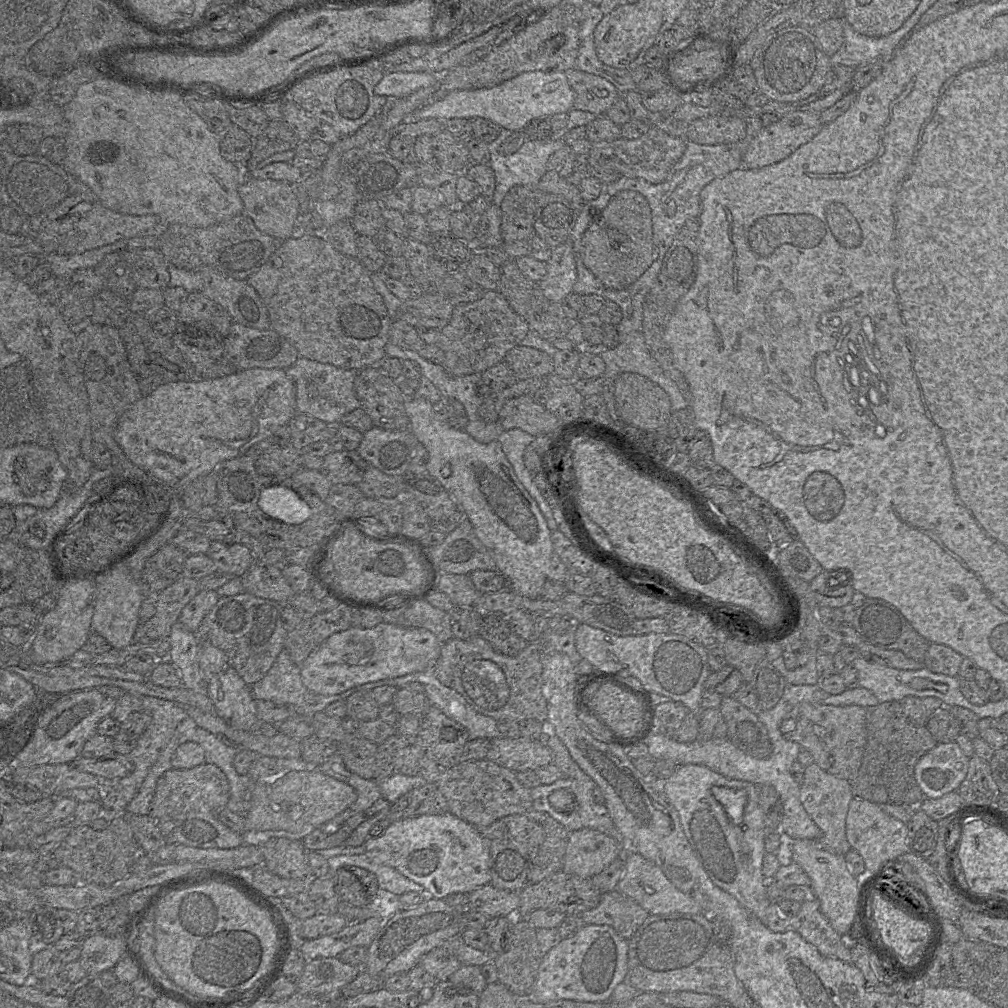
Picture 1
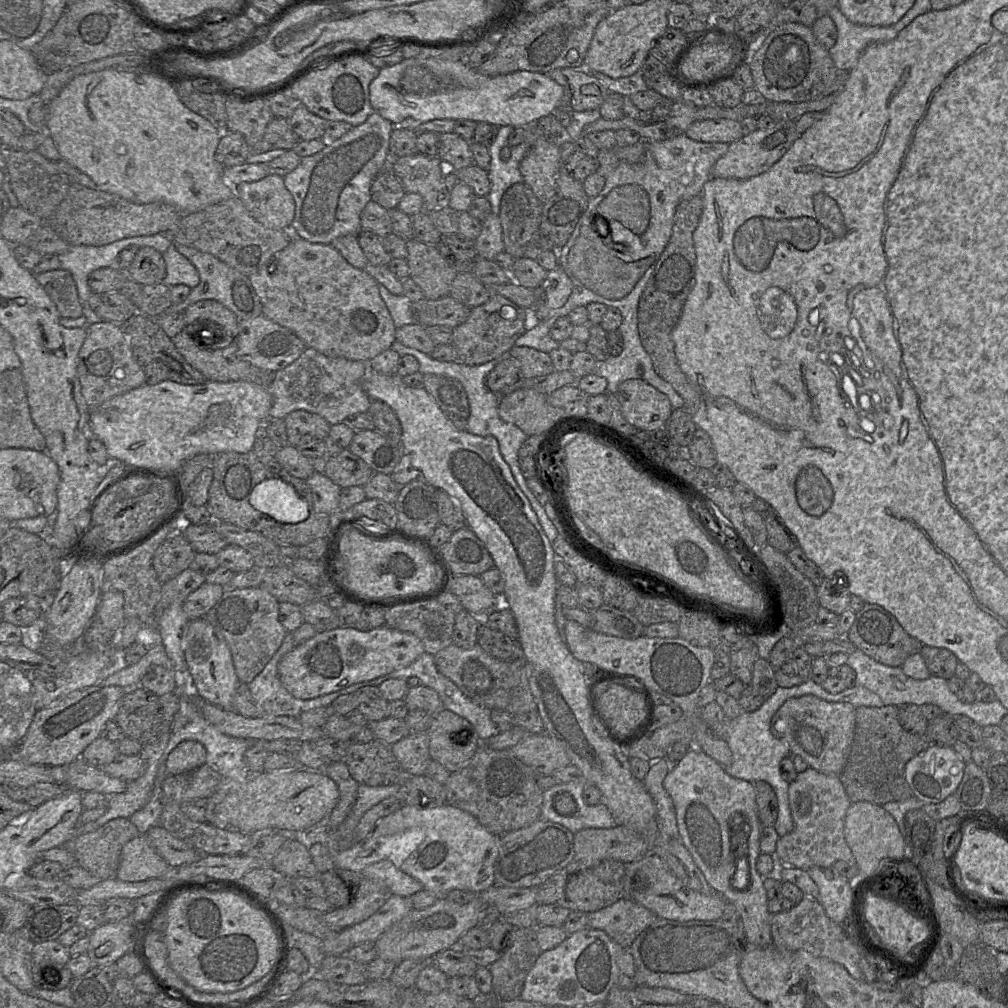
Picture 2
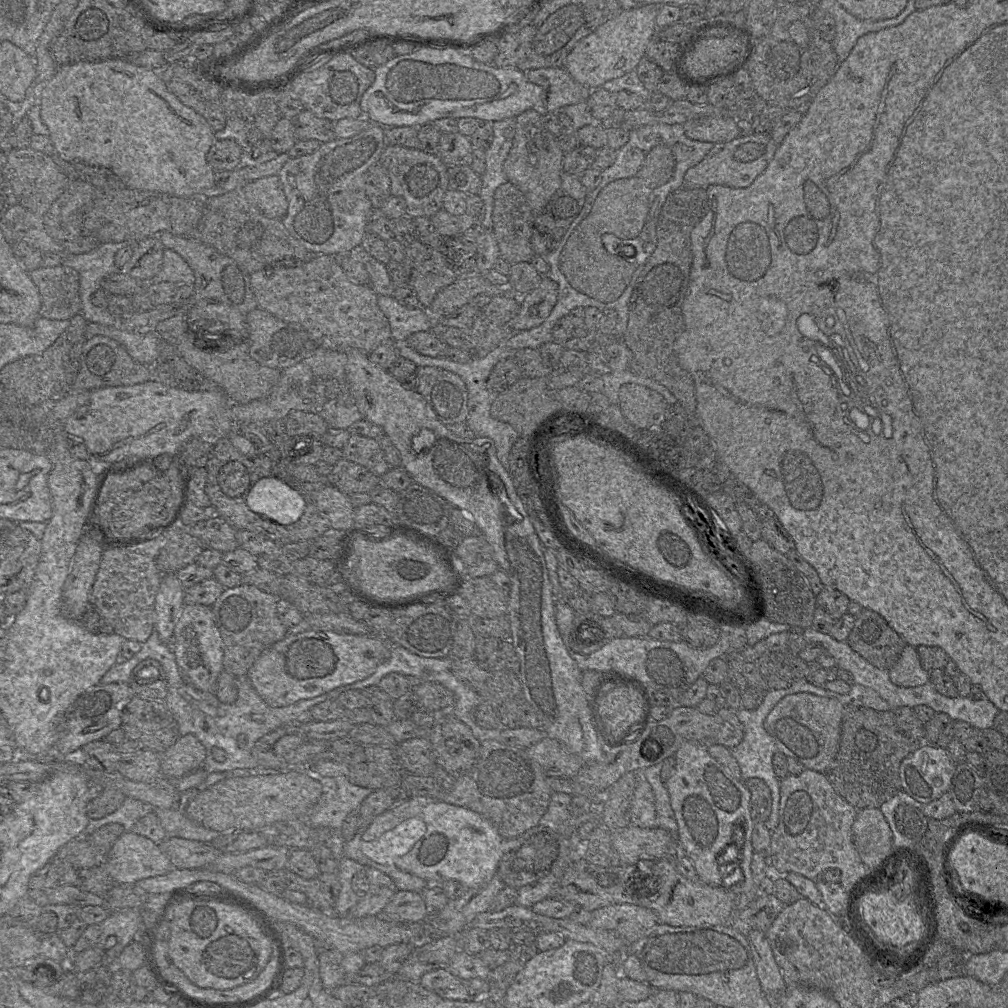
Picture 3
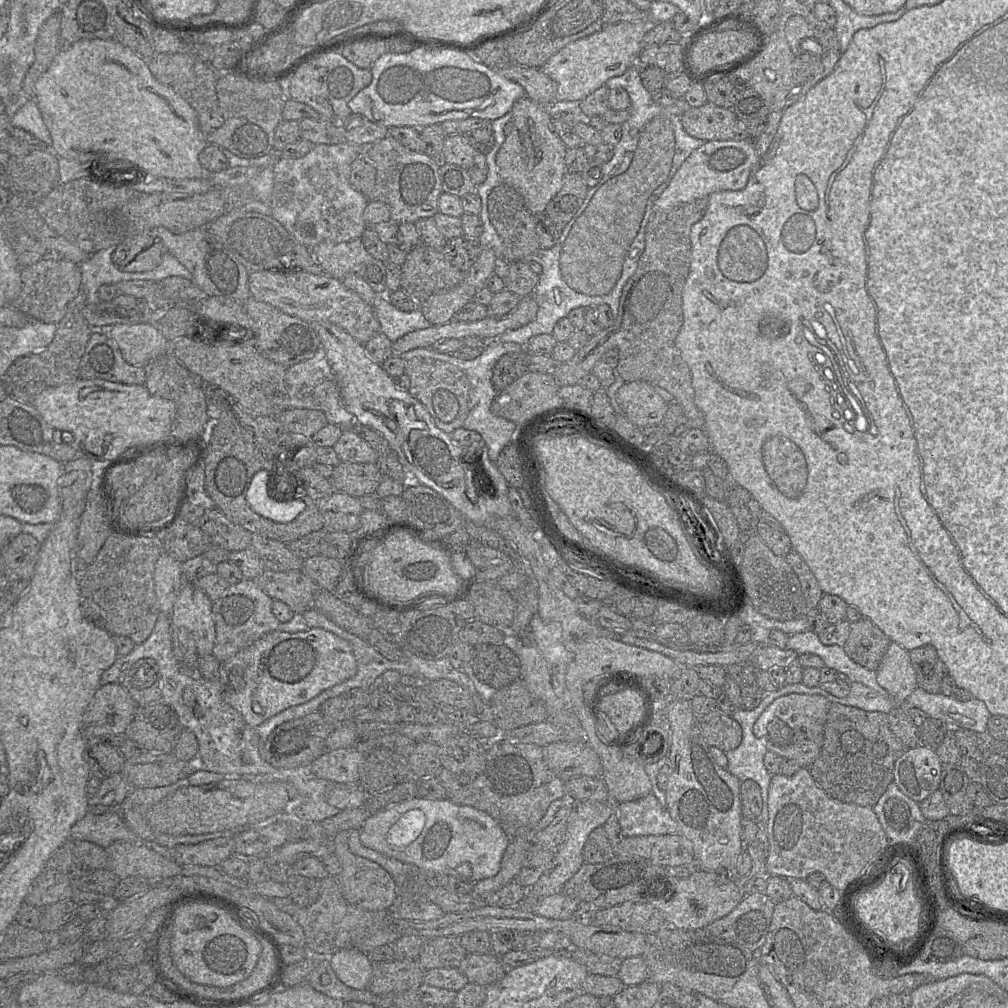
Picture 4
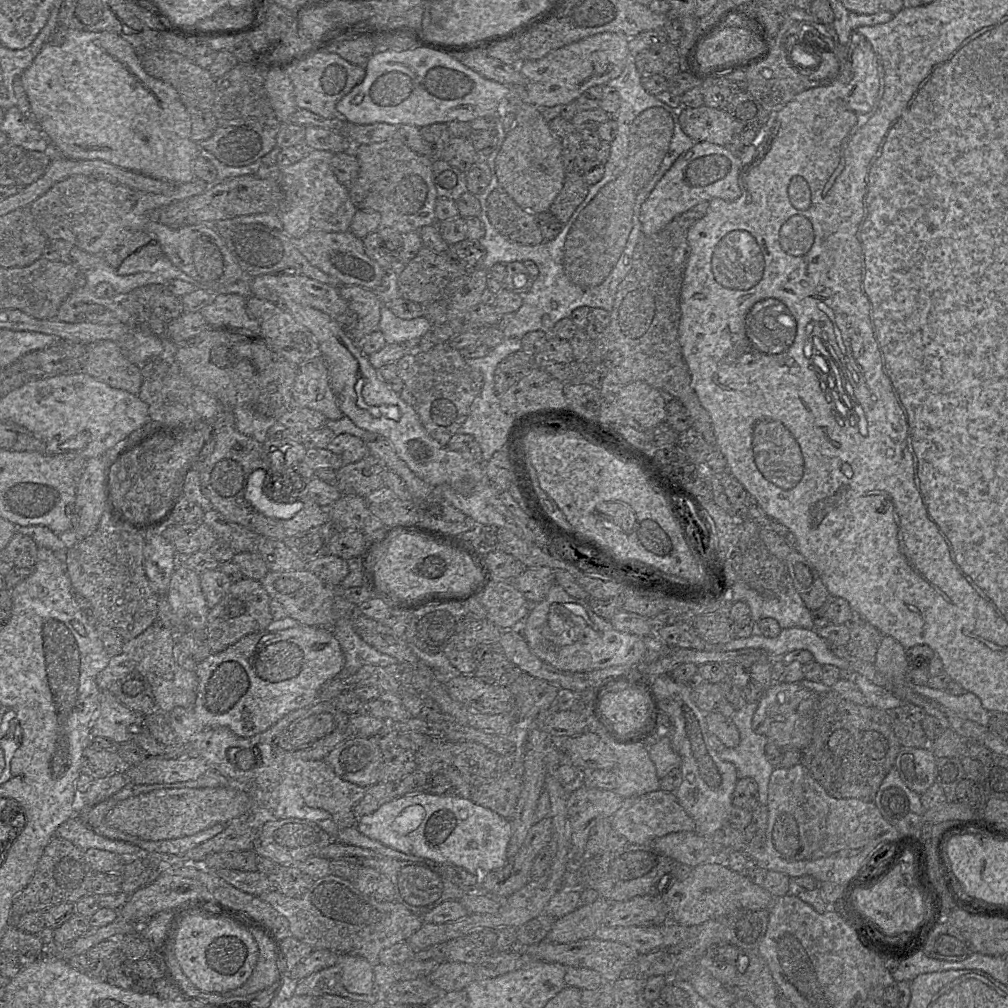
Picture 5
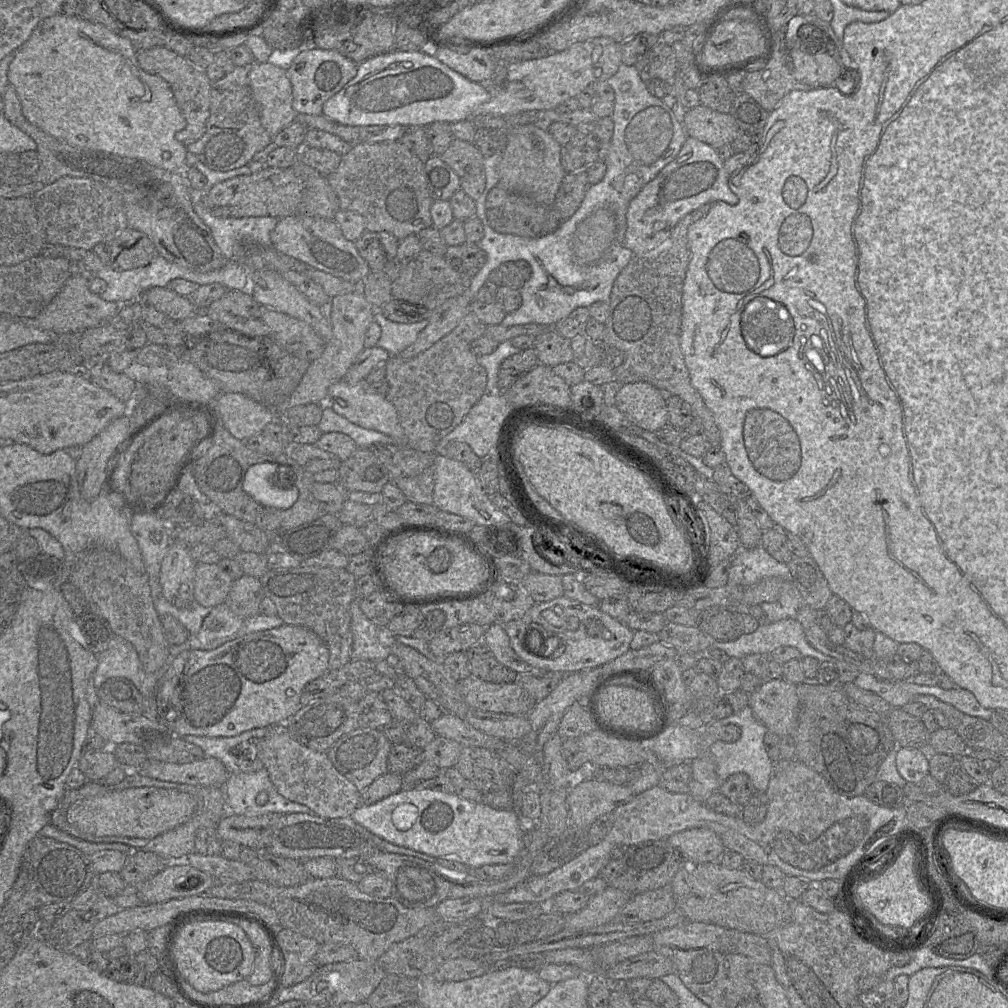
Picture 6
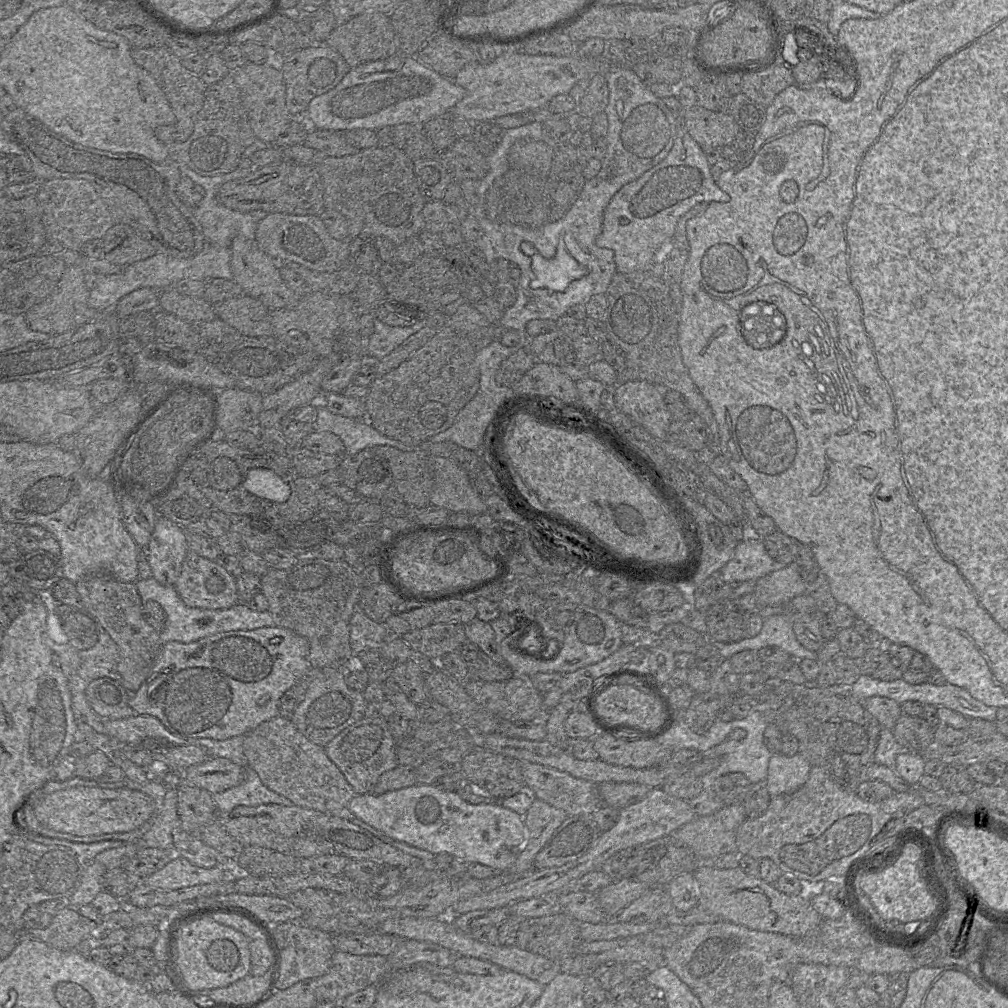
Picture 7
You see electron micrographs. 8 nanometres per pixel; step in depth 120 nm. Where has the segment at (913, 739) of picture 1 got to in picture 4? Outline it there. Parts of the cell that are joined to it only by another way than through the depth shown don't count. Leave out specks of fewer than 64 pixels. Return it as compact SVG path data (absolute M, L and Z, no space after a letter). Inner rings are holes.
M831 703L821 751L810 765L810 773L828 797L842 803L874 807L894 781L896 761L909 749L891 730L889 715Z

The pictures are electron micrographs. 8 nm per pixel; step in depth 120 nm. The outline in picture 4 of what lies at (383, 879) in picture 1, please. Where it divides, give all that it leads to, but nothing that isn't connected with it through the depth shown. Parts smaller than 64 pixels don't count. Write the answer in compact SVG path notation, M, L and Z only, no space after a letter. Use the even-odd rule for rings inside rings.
M413 798L372 814L360 828L360 840L366 847L411 864L425 871L453 875L469 883L494 877L500 870L510 837L488 813L449 799Z

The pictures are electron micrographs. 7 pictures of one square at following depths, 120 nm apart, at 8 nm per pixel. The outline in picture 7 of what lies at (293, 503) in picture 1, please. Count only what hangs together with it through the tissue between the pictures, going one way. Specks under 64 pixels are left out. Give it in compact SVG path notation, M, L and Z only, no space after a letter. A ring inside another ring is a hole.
M251 469L244 481L244 488L262 499L284 502L290 496L290 487L269 469Z

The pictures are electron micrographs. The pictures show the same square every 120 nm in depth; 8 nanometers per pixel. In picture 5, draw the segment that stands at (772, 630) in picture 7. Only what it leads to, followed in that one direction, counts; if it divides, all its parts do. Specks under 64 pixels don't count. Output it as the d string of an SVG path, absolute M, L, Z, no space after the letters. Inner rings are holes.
M787 628L778 636L770 638L754 633L746 638L733 638L724 645L709 646L706 650L734 651L762 649L775 658L782 658L793 650L807 650L820 665L833 665L839 669L850 669L849 663L832 652L832 645L821 638L815 629Z

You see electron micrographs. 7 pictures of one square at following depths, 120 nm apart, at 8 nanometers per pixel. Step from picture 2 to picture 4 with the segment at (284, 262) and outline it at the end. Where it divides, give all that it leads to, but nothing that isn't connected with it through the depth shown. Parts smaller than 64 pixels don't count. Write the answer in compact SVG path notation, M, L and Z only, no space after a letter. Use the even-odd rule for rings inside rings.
M257 271L249 273L248 285L251 297L297 317L307 323L326 323L341 327L361 344L366 344L380 333L380 324L374 309L354 291L347 288L342 279L326 274L315 275L306 271Z

